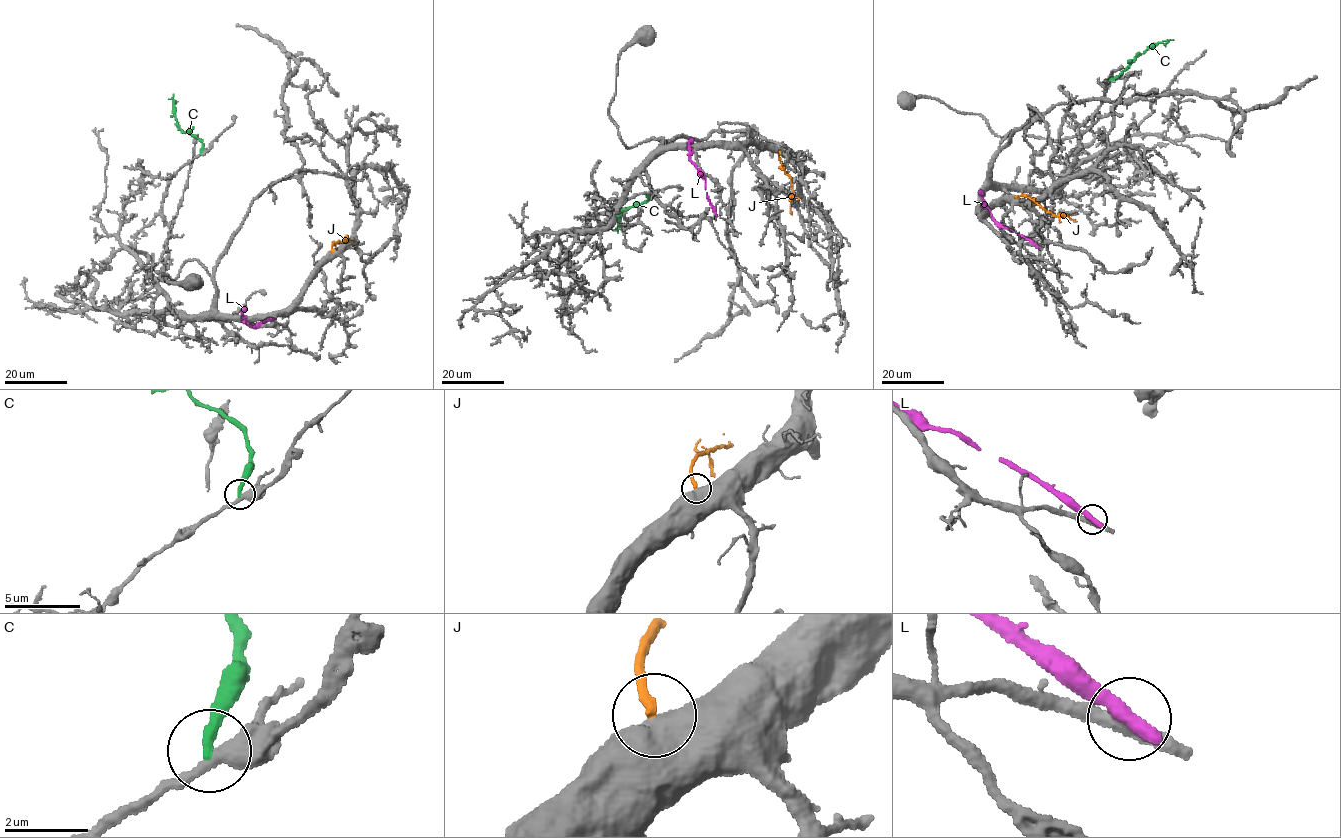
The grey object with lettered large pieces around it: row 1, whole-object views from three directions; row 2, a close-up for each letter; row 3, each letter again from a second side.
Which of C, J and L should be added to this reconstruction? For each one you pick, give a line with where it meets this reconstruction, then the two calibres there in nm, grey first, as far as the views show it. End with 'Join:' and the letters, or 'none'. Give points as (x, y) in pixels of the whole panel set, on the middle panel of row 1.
Join: none

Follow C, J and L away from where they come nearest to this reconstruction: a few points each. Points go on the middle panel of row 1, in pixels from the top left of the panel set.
C: (646, 193), (646, 201), (622, 211), (618, 229), (622, 227)
J: (779, 151), (779, 159), (791, 181), (791, 214)
L: (715, 214), (706, 193), (705, 177), (690, 159), (689, 141), (693, 138)

